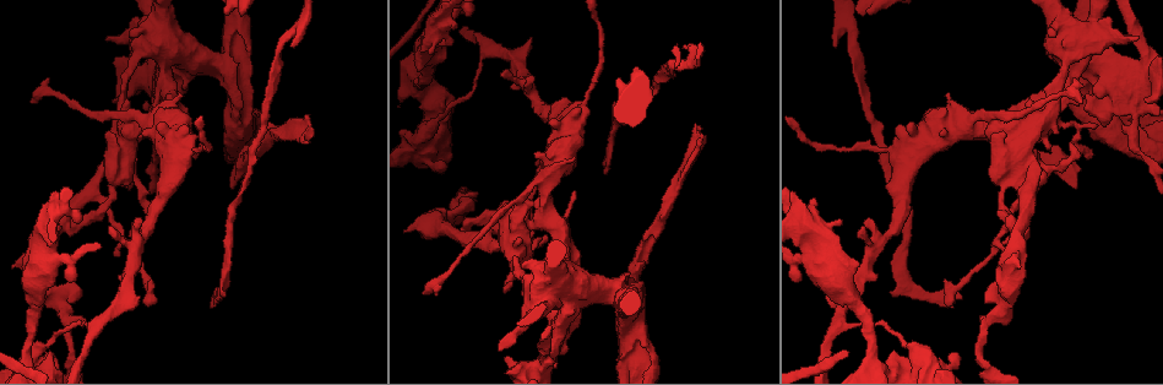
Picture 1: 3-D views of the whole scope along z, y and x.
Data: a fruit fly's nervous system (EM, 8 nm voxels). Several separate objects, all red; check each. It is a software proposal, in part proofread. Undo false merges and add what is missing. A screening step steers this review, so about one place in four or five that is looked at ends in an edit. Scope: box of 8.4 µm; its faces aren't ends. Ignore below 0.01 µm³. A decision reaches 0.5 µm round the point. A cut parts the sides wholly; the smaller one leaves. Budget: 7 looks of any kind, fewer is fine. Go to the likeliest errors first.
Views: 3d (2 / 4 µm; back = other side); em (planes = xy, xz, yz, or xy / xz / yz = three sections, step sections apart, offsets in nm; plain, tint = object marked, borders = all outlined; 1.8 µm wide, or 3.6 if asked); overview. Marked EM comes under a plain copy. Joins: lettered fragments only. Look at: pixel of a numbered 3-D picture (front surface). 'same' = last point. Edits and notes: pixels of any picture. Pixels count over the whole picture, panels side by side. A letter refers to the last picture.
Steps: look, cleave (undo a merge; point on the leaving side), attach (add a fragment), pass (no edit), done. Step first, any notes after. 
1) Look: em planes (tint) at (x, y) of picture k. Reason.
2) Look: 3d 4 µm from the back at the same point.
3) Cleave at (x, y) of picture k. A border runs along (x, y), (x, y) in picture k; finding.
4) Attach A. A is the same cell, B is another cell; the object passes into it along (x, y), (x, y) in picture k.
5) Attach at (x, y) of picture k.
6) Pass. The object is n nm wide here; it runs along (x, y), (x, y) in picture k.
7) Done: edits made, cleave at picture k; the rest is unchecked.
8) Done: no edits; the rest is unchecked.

Look: 3d 2 µm from the back at (232, 188) of picture 1.

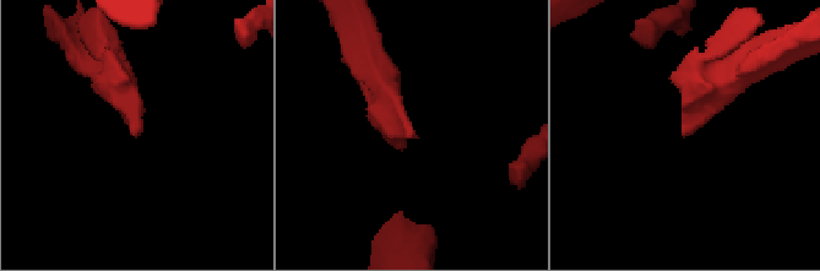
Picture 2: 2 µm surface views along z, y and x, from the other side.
Look: em planes (borders) at (137, 134) of picture 2.

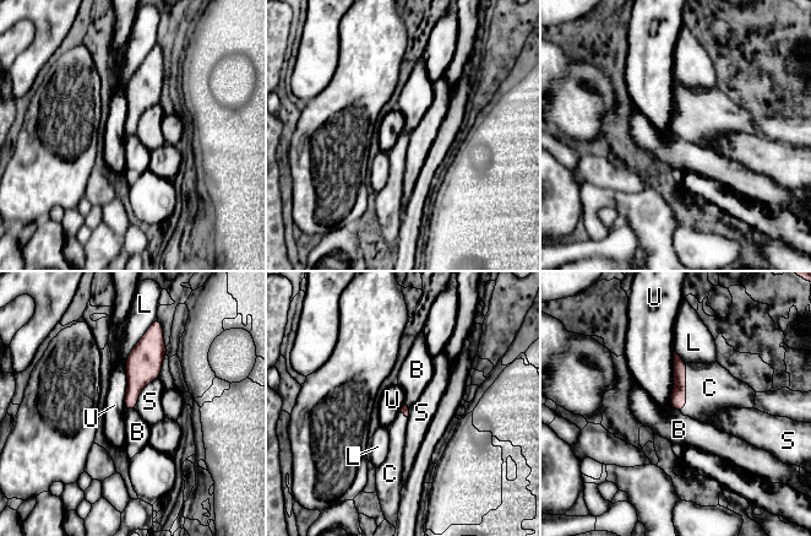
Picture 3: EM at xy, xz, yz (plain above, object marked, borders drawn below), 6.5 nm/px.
Attach C. C is the same cell, B, L, S and U are other cells; it goes on there.

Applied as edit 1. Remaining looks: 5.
Look: em planes (tint) at (872, 362) of picture 1. Thin arm on a thick one.

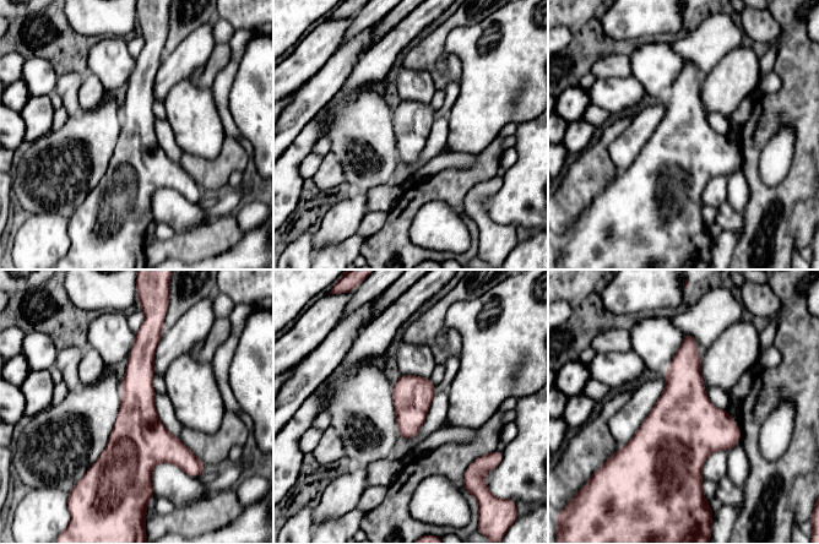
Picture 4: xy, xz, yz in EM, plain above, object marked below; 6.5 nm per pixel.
Look: em planes (borders) at the same point. See the neighbours.

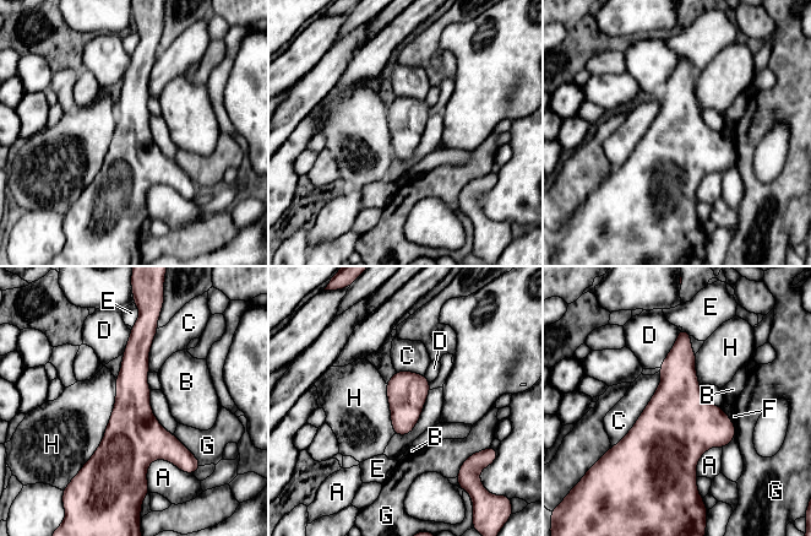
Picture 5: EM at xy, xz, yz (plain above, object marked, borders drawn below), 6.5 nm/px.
Pass. A, B, C, D, E, F, G and H are other cells; it runs along (137, 330), (125, 477) in picture 5; all the same neuron.

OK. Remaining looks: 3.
Look: 3d 4 µm at (1146, 65) of picture 1. Small branch off a trunk.

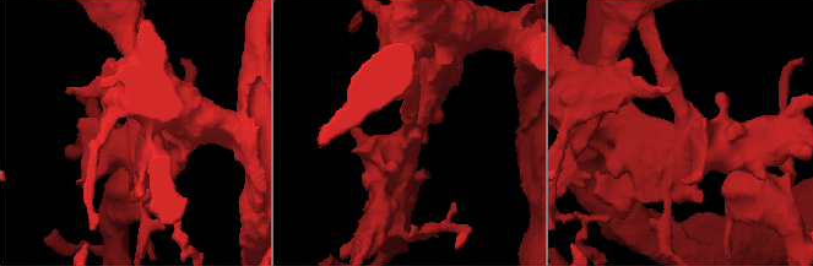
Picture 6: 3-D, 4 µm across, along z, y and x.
Look: em 3.6 µm planes (borders) at (414, 132) of picture 6. 4 arms meet here.

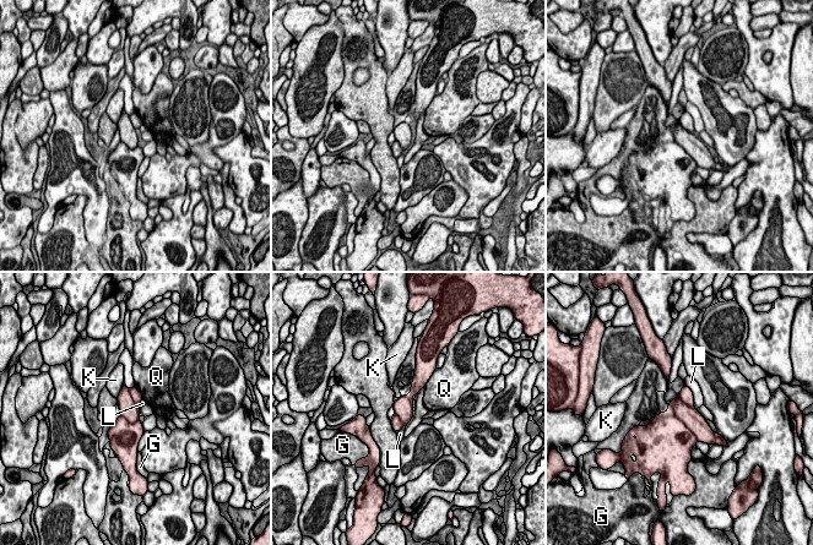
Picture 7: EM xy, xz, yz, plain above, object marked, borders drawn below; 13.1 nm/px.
Cleave at (690, 417) of picture 7. The object is 260 nm wide here; G, K, L and Q are other cells; a border runs along (668, 410), (698, 440) in picture 7; two neurons meet here.

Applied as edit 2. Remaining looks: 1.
Done: edits made, attach at picture 3, cleave at picture 7; the rest is unchecked.

